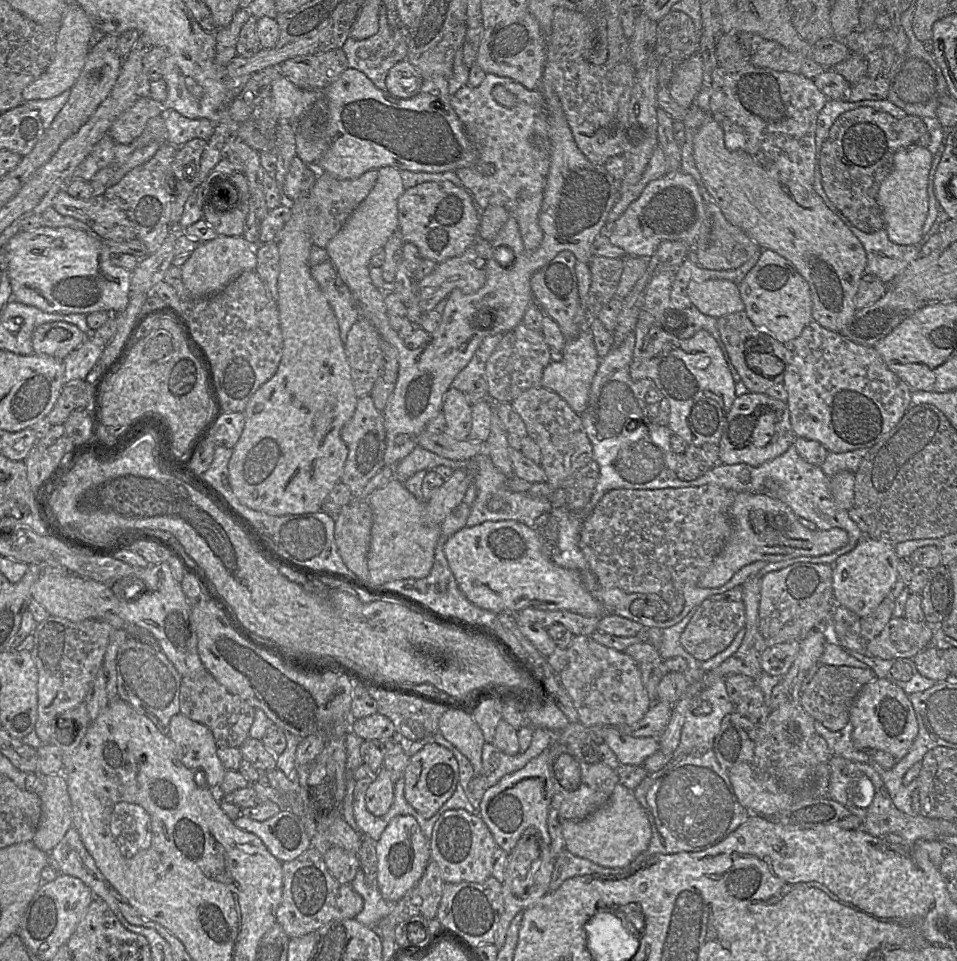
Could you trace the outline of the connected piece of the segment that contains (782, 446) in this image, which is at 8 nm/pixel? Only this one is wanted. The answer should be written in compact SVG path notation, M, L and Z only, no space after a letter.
M748 392L736 397L727 415L718 444L719 463L759 466L785 453L796 437L786 402L769 397L766 393Z

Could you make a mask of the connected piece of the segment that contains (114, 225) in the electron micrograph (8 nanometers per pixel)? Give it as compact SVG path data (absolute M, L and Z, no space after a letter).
M62 189L54 198L52 208L63 216L85 223L100 240L127 241L136 237L125 213L103 194L95 194L89 199L77 199Z

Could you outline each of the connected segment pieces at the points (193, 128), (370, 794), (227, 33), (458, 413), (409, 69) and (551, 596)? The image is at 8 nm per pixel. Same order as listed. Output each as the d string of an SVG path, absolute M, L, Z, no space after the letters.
M164 109L161 114L164 117L168 131L165 144L180 148L194 138L208 141L215 130L215 125L208 119L189 119L175 110Z
M381 768L368 787L365 795L367 810L375 816L387 813L393 803L394 783L386 768Z
M239 8L227 26L217 29L215 33L216 49L214 59L217 65L225 66L235 58L240 30L250 16L251 13L248 8Z
M451 386L444 395L441 412L446 420L444 433L459 441L468 440L472 426L472 408L466 395Z
M408 60L397 62L388 72L386 78L387 91L394 97L410 99L421 90L423 78L420 72Z
M505 520L465 526L445 540L443 551L460 590L481 609L495 614L517 613L525 608L567 610L598 618L607 614L603 604L584 588L578 571L553 562L541 531L520 522Z

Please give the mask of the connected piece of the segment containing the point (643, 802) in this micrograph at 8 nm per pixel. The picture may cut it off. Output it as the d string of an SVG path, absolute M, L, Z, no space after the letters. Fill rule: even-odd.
M720 678L711 686L705 687L697 693L692 701L682 729L680 743L670 760L659 771L649 774L634 790L637 801L644 809L652 829L652 837L648 848L639 854L628 866L621 868L608 868L600 866L590 860L578 857L564 849L556 858L554 870L549 884L549 891L556 891L562 883L574 876L589 874L631 875L639 866L654 854L675 854L679 852L702 851L723 842L748 818L748 810L743 807L735 794L729 779L728 770L718 762L714 753L714 740L718 735L725 716L734 712L735 705L730 699L725 678ZM702 702L708 702L712 711L708 715L697 715L695 710Z

